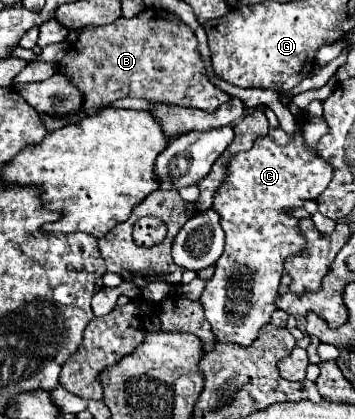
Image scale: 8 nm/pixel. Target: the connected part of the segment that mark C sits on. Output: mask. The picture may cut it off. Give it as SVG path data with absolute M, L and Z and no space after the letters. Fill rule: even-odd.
M297 117L295 137L289 137L281 127L269 129L263 139L255 141L255 147L251 151L235 155L235 159L231 159L229 163L227 183L223 183L223 187L215 195L215 203L211 209L221 215L221 227L225 229L227 237L225 253L215 263L215 275L207 283L199 301L205 309L205 319L211 323L211 331L219 343L247 347L257 339L259 329L269 323L271 313L277 309L275 295L279 291L279 279L283 275L283 261L287 255L299 253L305 245L305 239L297 229L297 219L287 215L287 211L293 207L301 207L305 199L317 199L331 181L331 165L319 159L315 151L305 149L301 137L301 123L303 117Z

